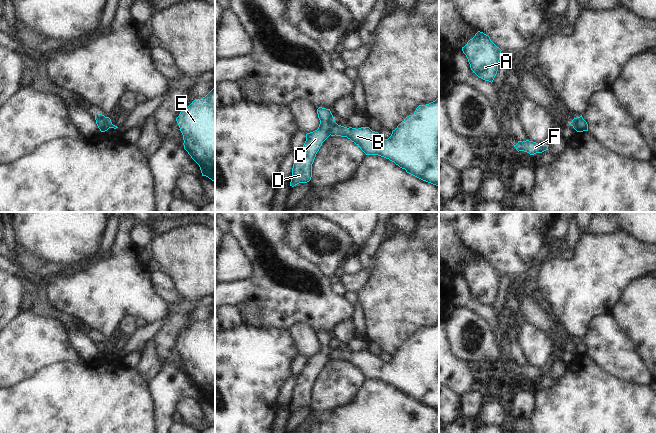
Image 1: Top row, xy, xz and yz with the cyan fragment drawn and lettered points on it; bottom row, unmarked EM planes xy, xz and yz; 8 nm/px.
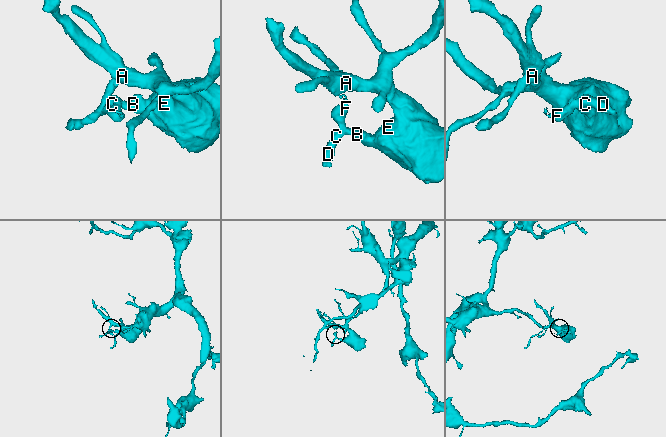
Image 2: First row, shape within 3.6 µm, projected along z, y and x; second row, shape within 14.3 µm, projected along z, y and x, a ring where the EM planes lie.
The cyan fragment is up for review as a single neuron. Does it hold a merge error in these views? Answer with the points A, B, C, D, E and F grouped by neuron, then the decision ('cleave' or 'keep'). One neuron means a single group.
A B E / C D F | cleave

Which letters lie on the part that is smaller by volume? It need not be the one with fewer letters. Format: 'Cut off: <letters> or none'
Cut off: C, D, F

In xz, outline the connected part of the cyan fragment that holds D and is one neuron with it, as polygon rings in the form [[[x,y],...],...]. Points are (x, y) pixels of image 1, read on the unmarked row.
[[[317,333],[320,348],[317,354],[306,358],[306,365],[300,375],[296,377],[296,384],[292,392],[290,410],[307,407],[312,401],[312,388],[322,367],[330,360],[330,354],[335,346],[330,333]]]

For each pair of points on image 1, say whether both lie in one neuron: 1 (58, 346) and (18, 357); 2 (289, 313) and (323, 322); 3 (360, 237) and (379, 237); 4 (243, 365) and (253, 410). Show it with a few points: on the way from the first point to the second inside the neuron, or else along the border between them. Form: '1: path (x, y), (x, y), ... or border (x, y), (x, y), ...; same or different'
1: path (48, 346), (28, 347); same
2: path (297, 313), (315, 314); same
3: border (376, 222), (370, 236), (358, 248); different
4: path (243, 376), (243, 399); same

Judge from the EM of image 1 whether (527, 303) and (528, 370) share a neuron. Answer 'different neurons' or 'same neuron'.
different neurons

